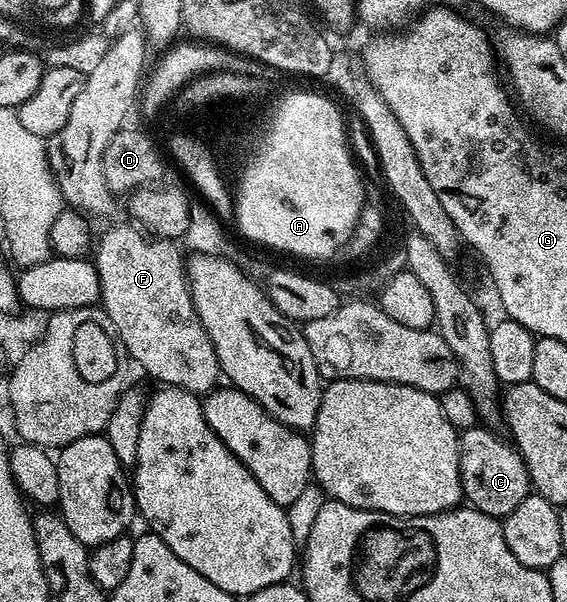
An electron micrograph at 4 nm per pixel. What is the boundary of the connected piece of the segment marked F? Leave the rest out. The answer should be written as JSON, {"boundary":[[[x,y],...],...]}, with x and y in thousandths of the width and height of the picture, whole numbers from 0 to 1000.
{"boundary":[[[238,370],[233,372],[194,374],[169,405],[166,437],[176,465],[176,502],[182,517],[196,528],[210,570],[215,575],[219,571],[224,585],[257,620],[282,633],[279,636],[328,646],[351,658],[365,656],[386,640],[392,620],[383,600],[381,576],[370,568],[347,517],[342,515],[326,427],[317,427],[305,400],[277,395],[249,382]]]}

